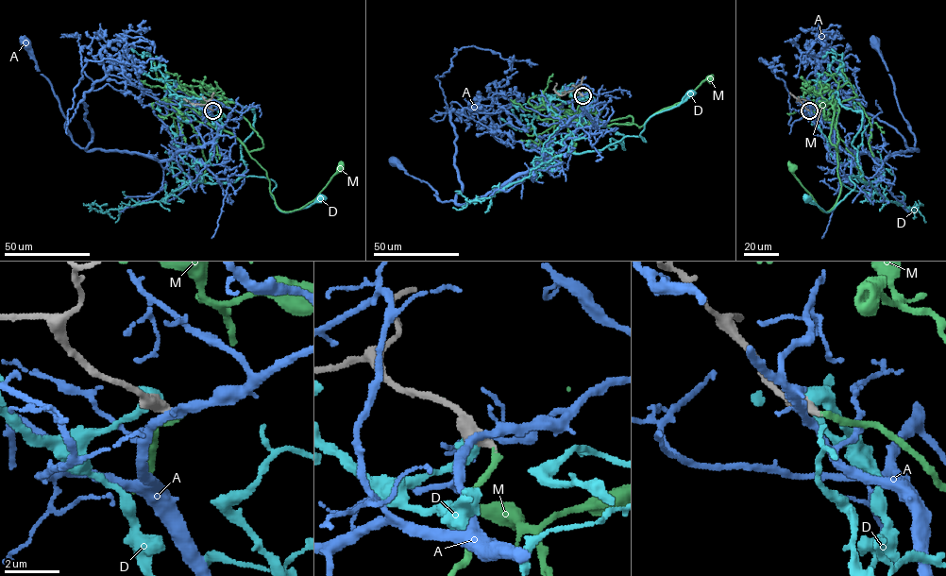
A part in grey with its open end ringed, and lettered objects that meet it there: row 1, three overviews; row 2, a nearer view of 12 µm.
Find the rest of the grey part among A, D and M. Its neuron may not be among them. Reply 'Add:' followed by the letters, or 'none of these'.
Add: M

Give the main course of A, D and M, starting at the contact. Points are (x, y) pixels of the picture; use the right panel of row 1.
A: (808, 110), (831, 145), (883, 160), (888, 155), (918, 150), (914, 134), (900, 110), (894, 83), (874, 42)
D: (808, 110), (811, 94), (837, 92), (861, 110), (852, 144), (862, 173), (829, 211), (807, 198)
M: (808, 110), (831, 119), (836, 129), (841, 189), (835, 205), (827, 211), (820, 209), (793, 168)

